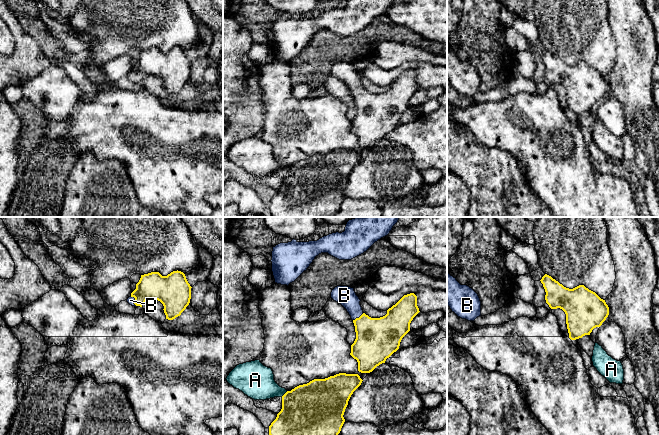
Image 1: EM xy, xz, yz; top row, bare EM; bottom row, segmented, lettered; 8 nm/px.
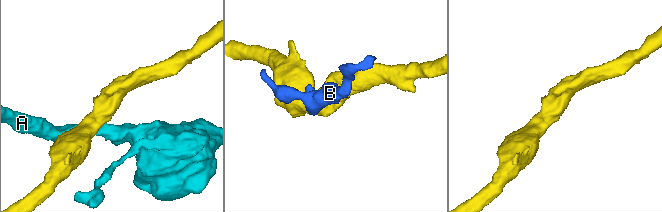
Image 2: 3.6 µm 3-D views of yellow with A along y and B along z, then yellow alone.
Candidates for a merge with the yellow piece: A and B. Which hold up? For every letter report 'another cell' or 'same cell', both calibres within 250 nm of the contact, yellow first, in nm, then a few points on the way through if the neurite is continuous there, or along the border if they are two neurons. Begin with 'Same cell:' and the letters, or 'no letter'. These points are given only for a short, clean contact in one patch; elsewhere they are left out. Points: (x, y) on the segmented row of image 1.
Same cell: B
A: another cell; calibres 420 and 280 nm
B: same cell; calibres 340 and 160 nm; way xz (377, 339), (366, 328), (359, 317), (351, 302), (344, 295)

